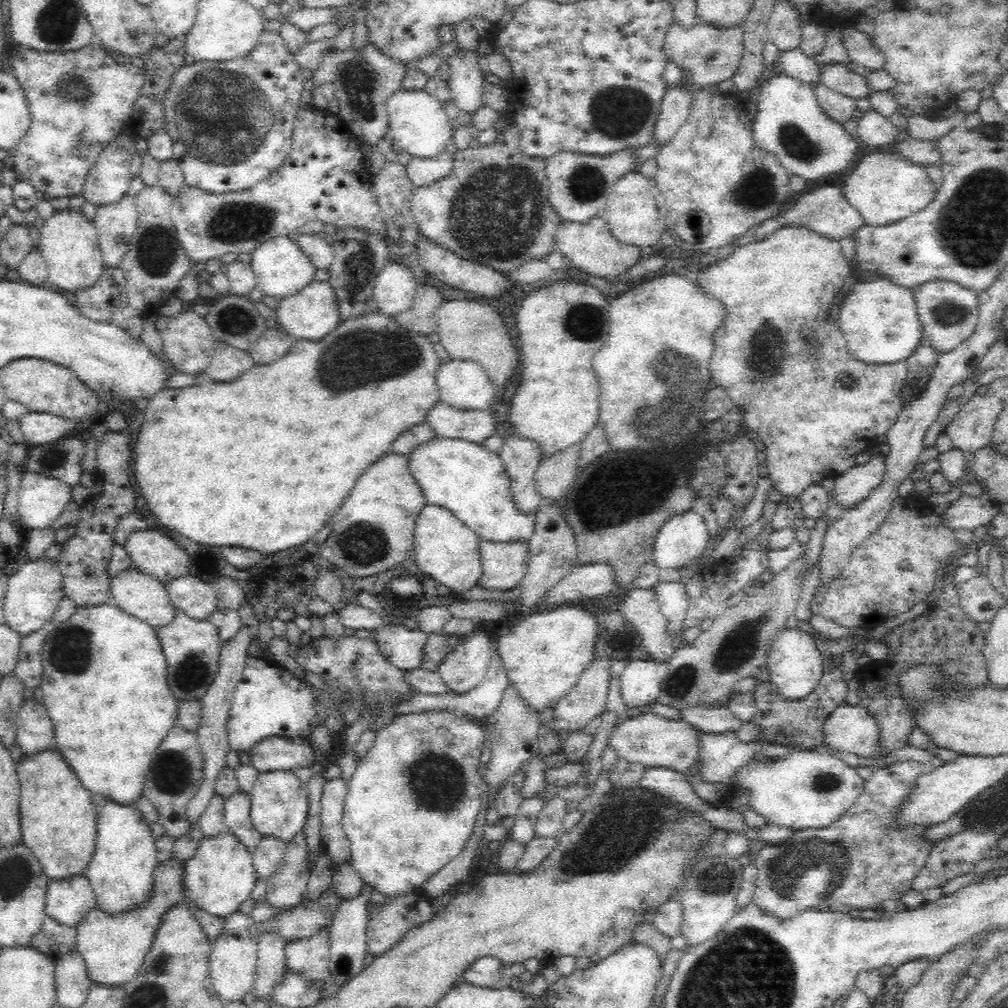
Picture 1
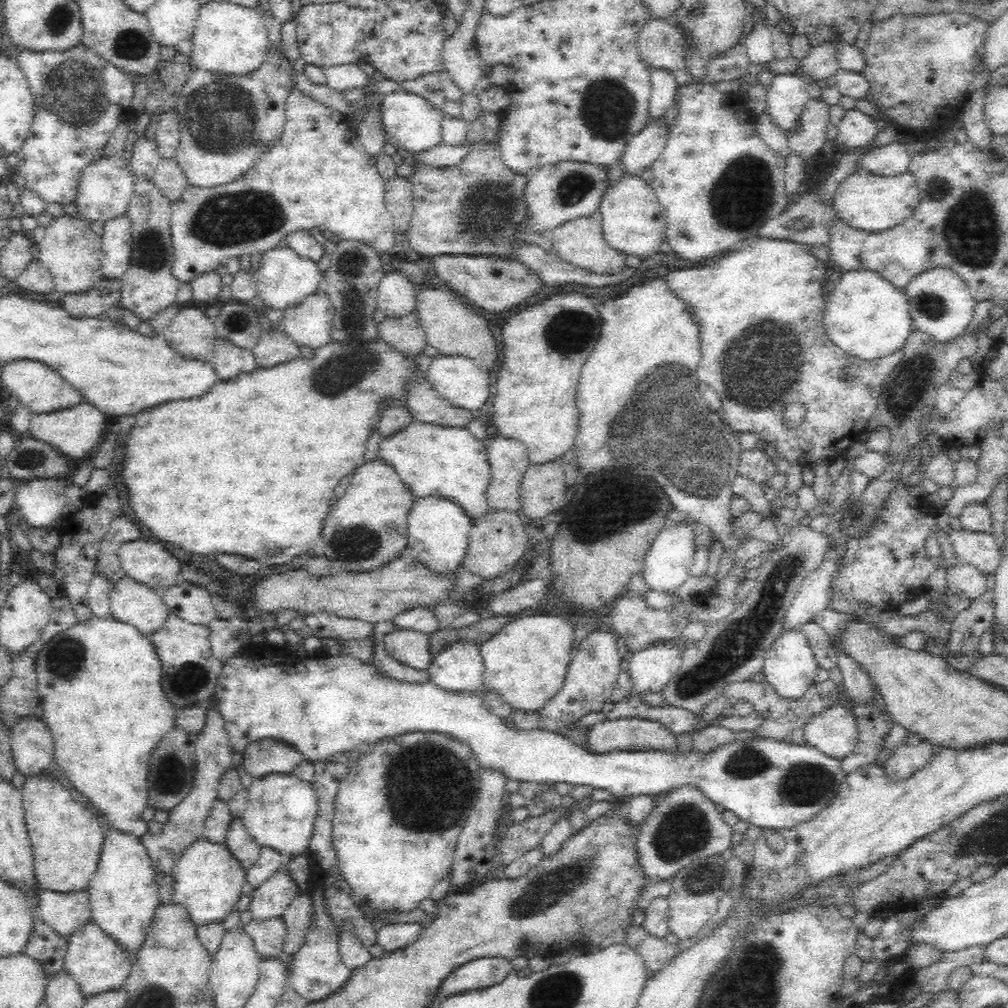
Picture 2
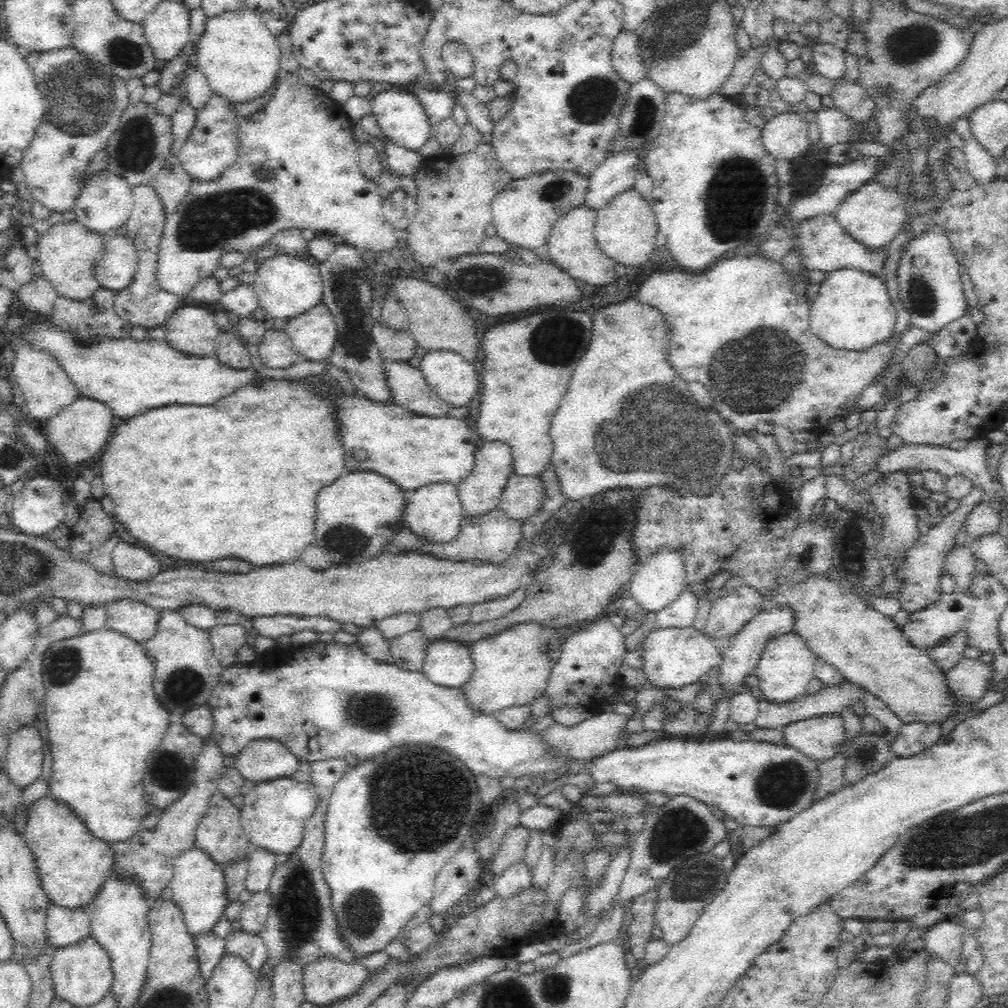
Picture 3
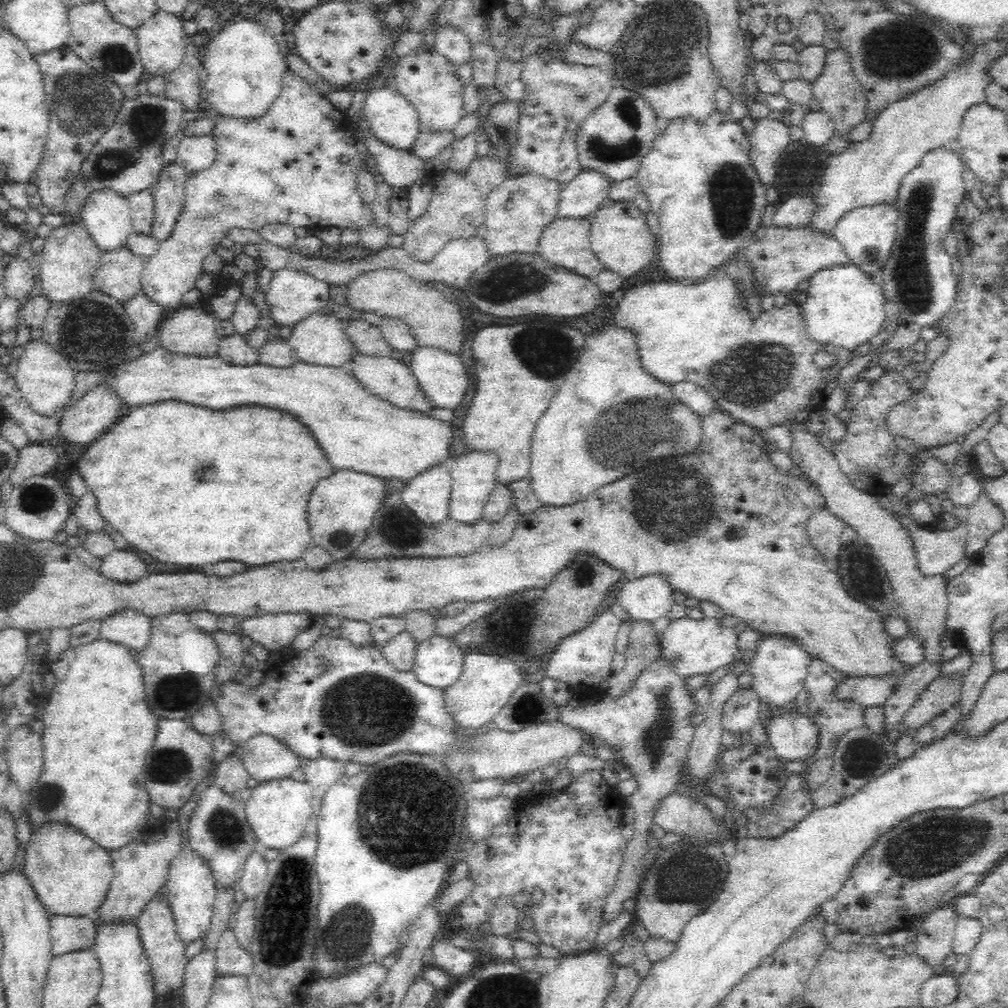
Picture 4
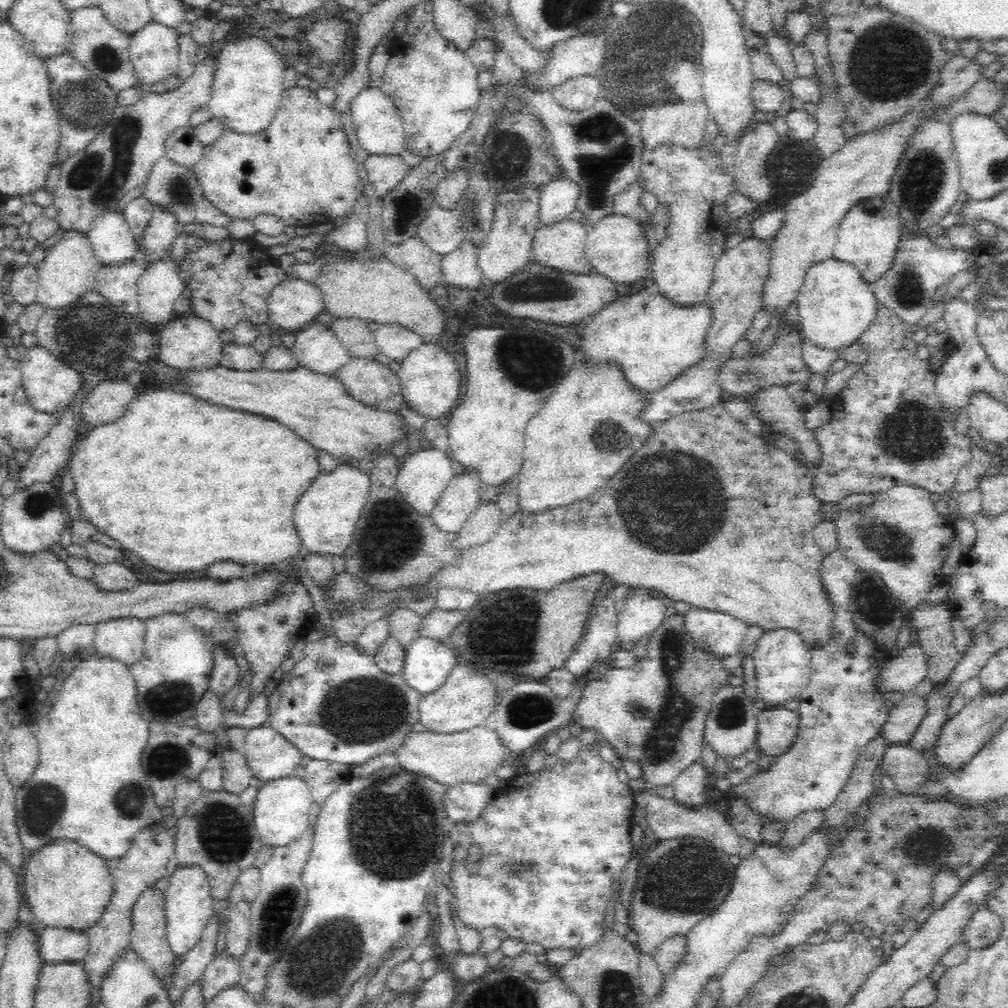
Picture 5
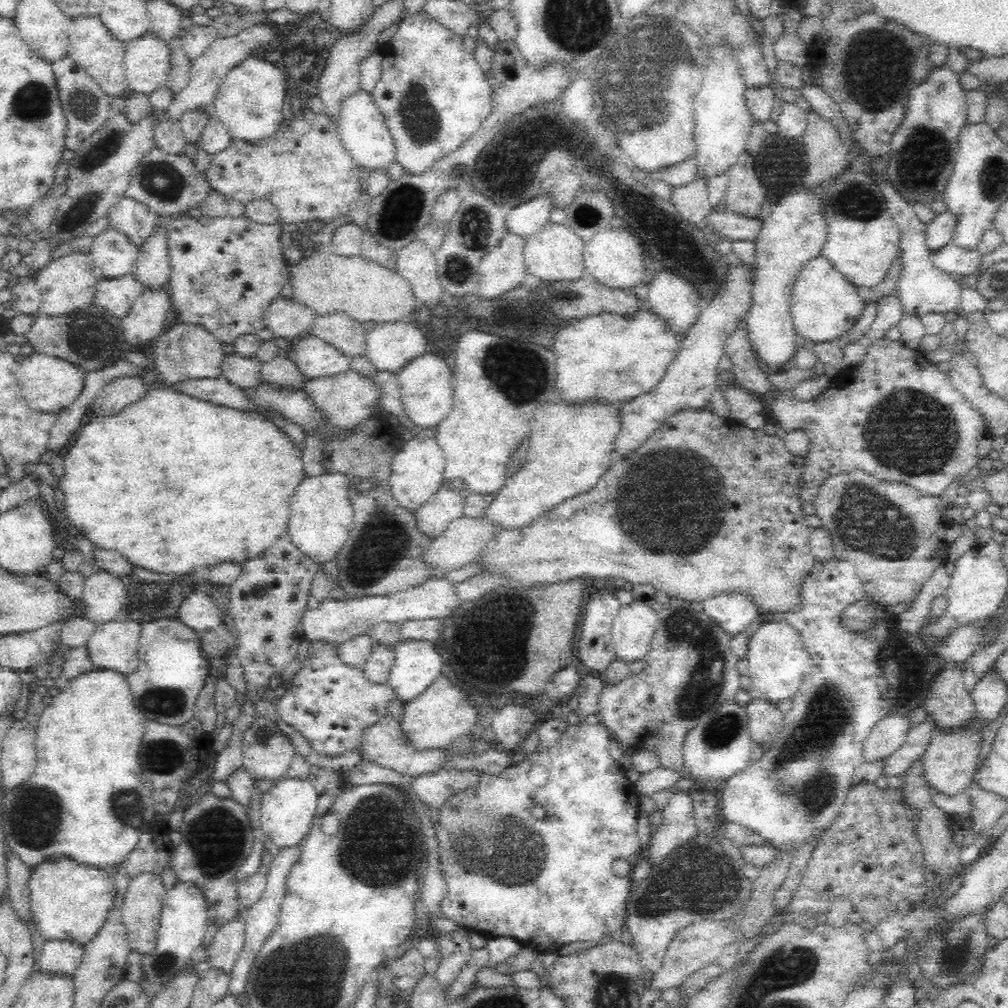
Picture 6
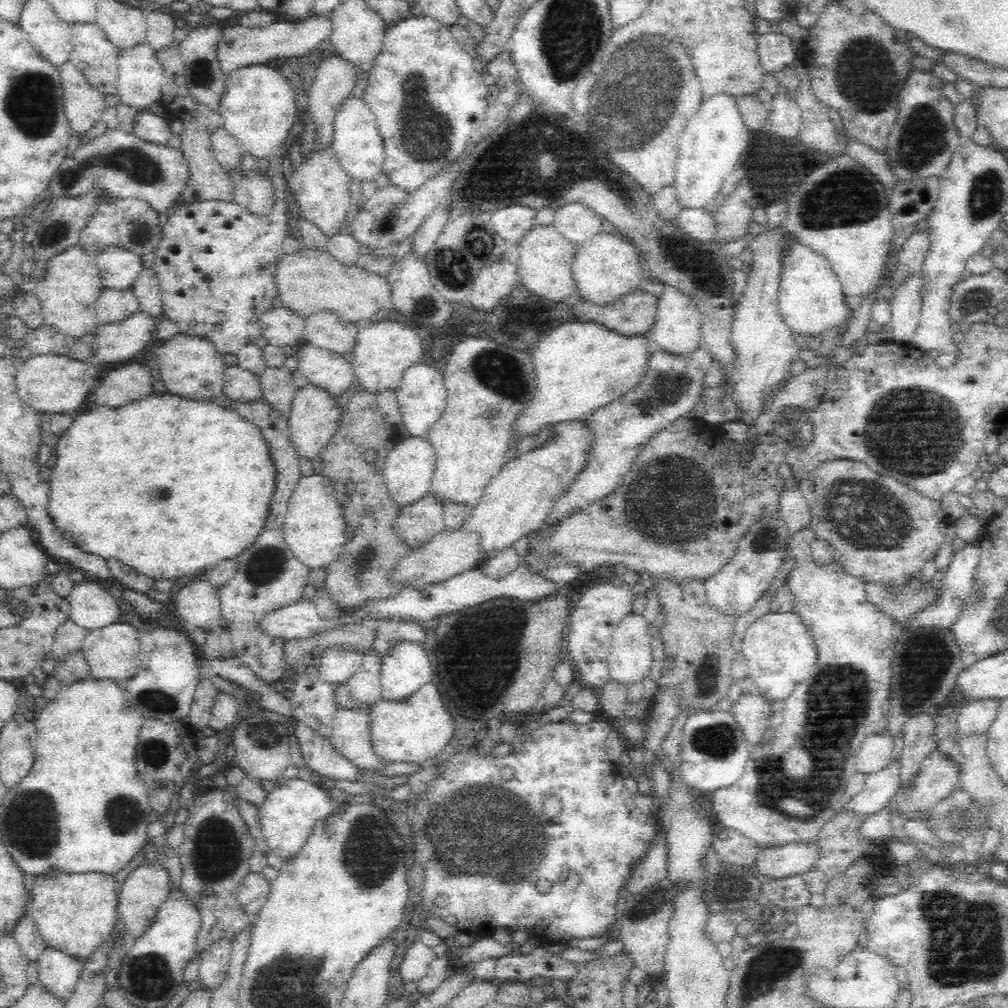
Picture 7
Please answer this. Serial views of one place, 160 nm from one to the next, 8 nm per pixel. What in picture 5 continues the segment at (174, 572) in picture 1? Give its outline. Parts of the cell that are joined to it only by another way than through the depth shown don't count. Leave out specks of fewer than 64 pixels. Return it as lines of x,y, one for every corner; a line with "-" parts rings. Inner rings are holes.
94,564
89,581
100,593
122,592
140,586
136,574
123,564

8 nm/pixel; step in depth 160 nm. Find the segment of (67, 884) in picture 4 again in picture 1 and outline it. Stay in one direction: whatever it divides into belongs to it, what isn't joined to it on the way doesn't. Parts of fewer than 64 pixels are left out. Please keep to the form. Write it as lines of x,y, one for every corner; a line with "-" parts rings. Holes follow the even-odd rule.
56,750
34,755
32,758
22,756
16,770
19,776
23,844
32,851
48,880
59,883
85,876
95,851
98,834
99,808
90,800
90,792
76,780
76,775
70,771
70,767

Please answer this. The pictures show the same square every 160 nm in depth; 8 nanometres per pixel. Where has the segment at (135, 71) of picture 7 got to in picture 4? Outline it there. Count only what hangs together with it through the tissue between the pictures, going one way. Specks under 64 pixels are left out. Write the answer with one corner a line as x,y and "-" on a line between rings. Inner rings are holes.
157,11
150,19
146,19
139,27
135,28
136,49
138,59
142,64
144,78
164,77
170,72
176,71
186,55
185,45
187,41
182,26
183,19

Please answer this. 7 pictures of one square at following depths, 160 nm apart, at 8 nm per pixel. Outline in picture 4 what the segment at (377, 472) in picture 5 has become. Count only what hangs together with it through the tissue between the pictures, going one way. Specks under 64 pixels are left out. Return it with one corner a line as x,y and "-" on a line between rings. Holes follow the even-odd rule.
378,476
382,479
382,498
370,518
370,526
366,528
364,539
356,546
348,559
360,560
422,560
447,559
469,556
482,544
502,543
506,541
516,526
520,510
514,499
508,502
506,512
496,524
488,525
484,521
473,523
456,522
448,517
428,524
417,518
413,511
401,497
404,480
399,476

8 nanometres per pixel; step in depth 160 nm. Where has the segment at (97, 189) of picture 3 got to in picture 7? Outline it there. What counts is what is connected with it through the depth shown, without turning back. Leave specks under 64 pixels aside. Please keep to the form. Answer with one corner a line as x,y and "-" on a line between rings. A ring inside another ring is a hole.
113,248
97,256
97,267
102,288
113,291
132,289
142,270
141,256

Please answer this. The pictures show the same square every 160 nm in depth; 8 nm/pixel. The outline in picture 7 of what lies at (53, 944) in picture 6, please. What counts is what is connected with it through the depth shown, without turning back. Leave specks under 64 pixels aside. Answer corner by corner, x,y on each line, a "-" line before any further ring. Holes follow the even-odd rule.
54,949
44,950
37,961
38,985
48,995
65,1003
74,994
85,964

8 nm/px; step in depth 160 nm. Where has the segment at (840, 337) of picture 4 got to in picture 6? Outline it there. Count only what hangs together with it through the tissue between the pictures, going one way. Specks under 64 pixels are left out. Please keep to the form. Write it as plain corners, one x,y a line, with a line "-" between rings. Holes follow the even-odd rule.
818,255
802,262
788,296
788,312
792,317
795,334
800,334
806,341
844,337
863,309
864,302
857,295
856,288
831,267
828,259

